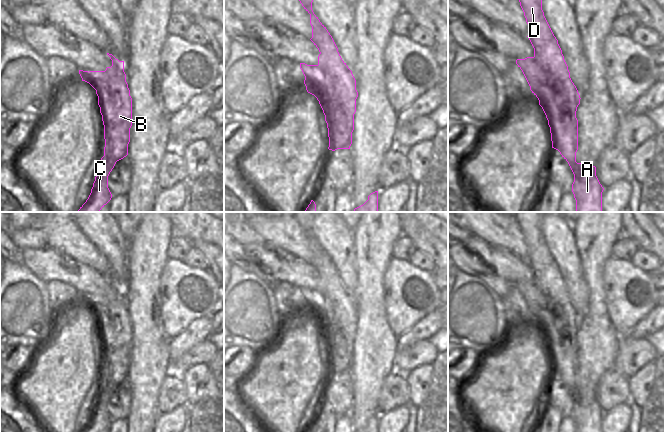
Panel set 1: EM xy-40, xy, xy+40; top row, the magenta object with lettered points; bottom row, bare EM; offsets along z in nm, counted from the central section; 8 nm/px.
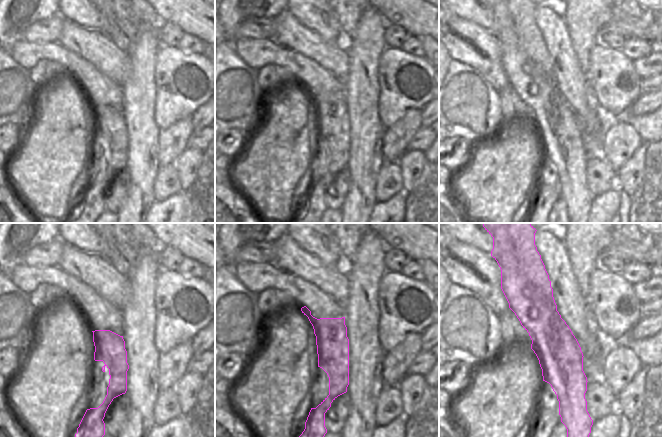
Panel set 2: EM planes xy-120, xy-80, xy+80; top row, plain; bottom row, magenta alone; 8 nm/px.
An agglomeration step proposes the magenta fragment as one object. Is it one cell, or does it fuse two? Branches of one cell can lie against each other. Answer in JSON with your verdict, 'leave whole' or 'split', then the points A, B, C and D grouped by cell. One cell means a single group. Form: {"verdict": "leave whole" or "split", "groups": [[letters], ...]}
{"verdict": "split", "groups": [["A"], ["B", "C", "D"]]}

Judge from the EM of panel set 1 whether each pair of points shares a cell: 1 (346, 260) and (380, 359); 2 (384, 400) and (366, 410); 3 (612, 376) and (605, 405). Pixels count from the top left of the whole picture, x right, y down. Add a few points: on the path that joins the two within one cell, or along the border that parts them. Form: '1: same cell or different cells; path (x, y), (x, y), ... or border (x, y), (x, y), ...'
1: different cells; border (356, 263), (357, 287), (351, 294)
2: different cells; border (383, 381), (378, 396), (379, 412)
3: same cell; path (612, 383), (607, 398)

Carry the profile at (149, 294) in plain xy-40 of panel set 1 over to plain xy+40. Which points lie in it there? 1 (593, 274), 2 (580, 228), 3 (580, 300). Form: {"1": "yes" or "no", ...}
{"1": "yes", "2": "yes", "3": "no"}

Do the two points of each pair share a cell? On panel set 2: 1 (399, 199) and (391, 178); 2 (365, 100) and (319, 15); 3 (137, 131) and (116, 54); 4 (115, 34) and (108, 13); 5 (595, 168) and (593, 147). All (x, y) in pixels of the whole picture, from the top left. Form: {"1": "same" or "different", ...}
{"1": "different", "2": "different", "3": "different", "4": "same", "5": "different"}

